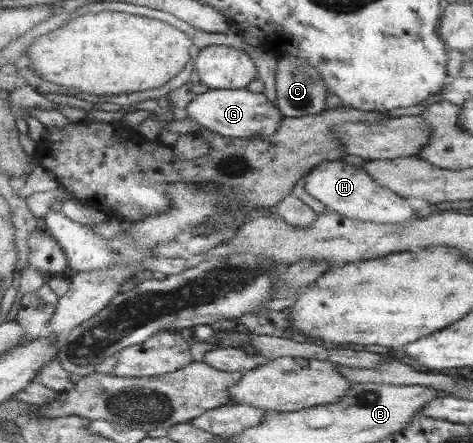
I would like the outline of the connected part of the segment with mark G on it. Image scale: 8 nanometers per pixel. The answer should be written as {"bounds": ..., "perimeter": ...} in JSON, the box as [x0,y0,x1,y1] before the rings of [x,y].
{"bounds":[187,89,283,138],"perimeter":[[[211,89],[199,95],[187,106],[190,118],[202,127],[232,138],[252,138],[258,135],[272,136],[283,124],[283,112],[274,106],[264,94],[246,89]]]}

